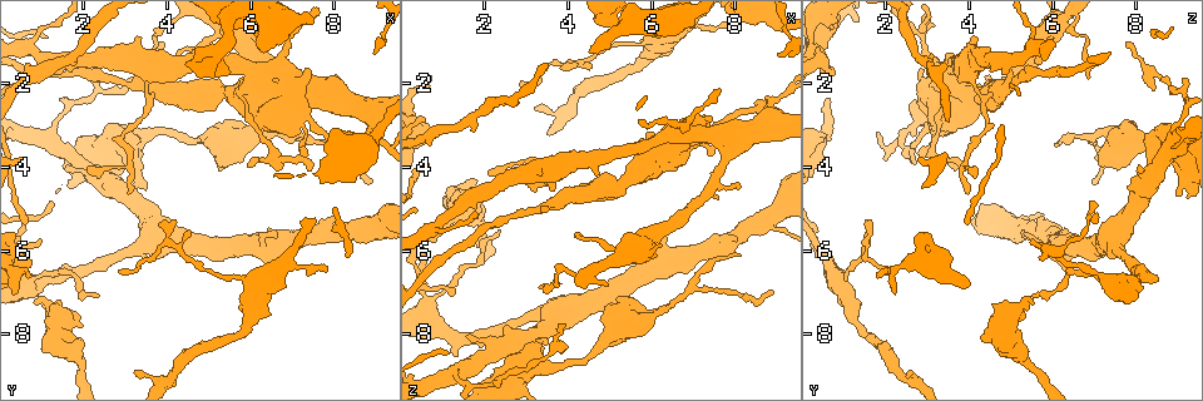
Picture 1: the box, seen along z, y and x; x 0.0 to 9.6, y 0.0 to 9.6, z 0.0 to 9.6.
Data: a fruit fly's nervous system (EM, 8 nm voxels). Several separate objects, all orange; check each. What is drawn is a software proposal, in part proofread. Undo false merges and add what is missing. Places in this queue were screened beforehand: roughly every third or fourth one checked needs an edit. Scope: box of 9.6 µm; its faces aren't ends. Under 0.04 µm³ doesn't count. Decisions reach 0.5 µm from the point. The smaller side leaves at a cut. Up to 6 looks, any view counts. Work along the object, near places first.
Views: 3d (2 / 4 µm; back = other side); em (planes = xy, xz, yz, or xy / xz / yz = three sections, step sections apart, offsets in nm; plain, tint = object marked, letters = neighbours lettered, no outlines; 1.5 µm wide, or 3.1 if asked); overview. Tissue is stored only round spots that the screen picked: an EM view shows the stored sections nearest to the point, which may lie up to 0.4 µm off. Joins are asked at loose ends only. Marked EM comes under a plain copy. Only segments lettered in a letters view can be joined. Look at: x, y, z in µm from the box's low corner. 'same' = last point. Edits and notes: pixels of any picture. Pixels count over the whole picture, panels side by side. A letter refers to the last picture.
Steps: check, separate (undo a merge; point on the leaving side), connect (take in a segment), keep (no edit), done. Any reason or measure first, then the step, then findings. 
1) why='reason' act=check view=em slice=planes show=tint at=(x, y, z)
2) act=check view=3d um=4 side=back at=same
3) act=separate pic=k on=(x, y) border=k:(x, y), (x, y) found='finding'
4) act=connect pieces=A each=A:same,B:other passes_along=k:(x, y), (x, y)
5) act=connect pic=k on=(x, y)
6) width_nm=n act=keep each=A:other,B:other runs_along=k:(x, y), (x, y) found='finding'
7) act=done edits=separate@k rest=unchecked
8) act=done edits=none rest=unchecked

why='an open end' act=check view=3d um=2 at=(7.40, 4.00, 3.70)

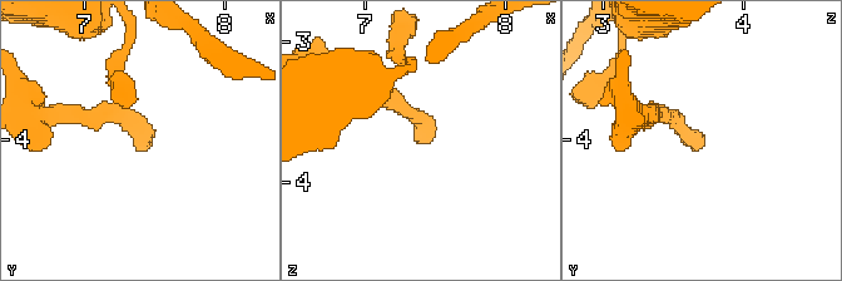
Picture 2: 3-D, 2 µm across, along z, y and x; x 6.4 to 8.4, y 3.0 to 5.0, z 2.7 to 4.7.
act=check view=em slice=planes show=tint at=(7.38, 3.96, 3.72)

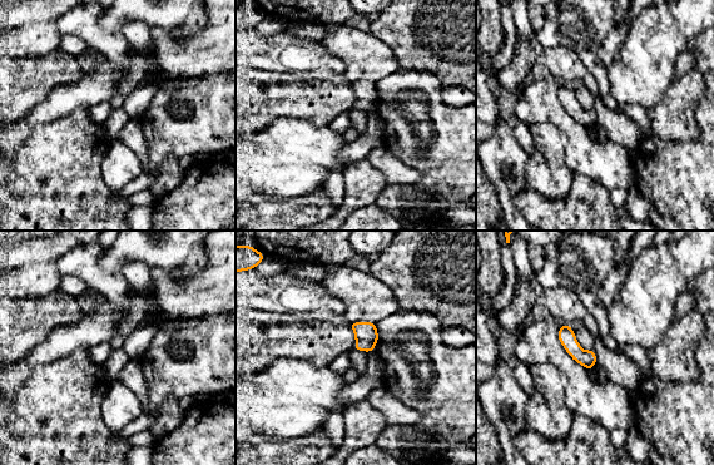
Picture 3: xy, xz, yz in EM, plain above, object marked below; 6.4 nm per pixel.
act=check view=em slice=planes show=letters at=same

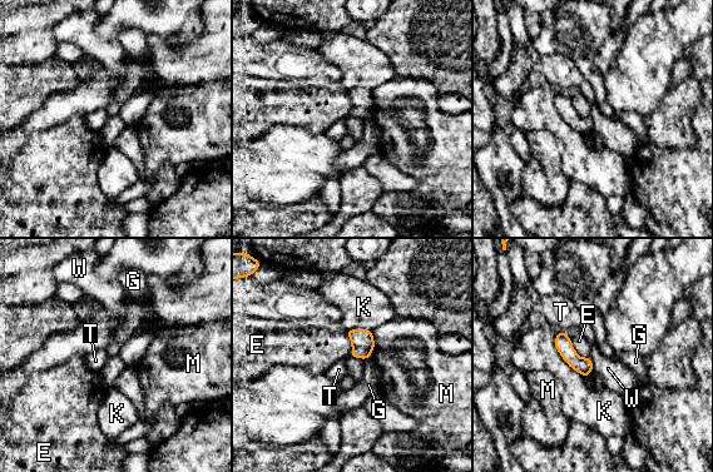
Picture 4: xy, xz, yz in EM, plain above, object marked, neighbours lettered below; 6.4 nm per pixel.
width_nm=110 act=keep each=E:other,G:other,K:other,M:other,T:other,W:other runs_along=4:(559, 336), (565, 349), (587, 371) found='none of them fits'

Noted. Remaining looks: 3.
why='thin end' act=check view=em slice=xy step=4 show=tint at=(8.95, 4.40, 6.95)

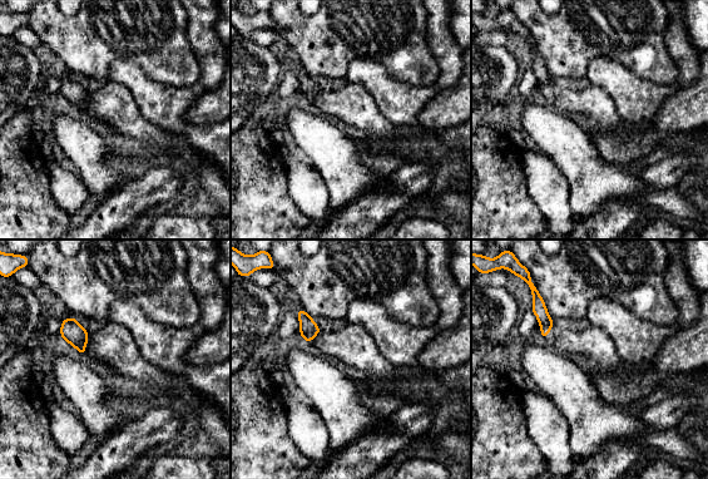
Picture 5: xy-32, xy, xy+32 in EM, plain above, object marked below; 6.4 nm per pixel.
act=check view=em slice=planes show=letters at=same

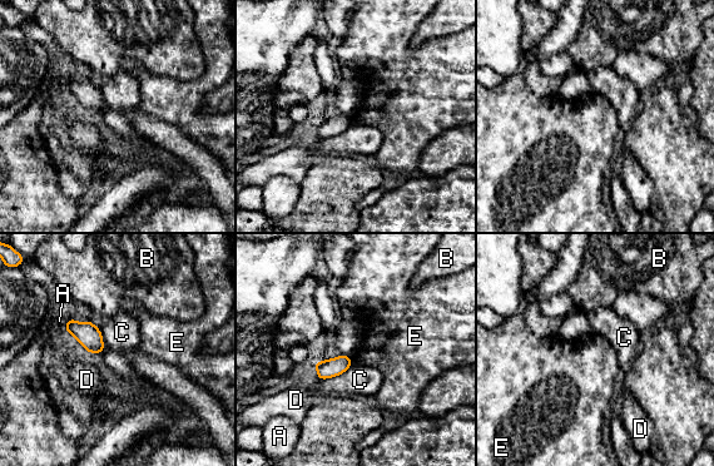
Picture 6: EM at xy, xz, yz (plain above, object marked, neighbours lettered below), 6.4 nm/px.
act=keep each=A:other,B:other,C:other,D:other,E:other found='none of them fits'

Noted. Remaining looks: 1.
why='tapers out' act=check view=em slice=planes show=letters at=(2.90, 6.60, 2.00)

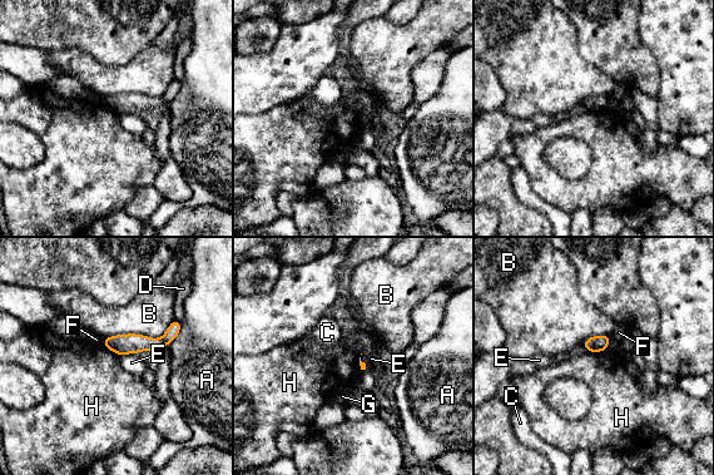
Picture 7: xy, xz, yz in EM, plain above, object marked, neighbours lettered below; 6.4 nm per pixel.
act=keep each=A:other,B:other,C:other,D:other,E:other,F:other,G:other,H:other border=7:(102, 341), (119, 355) found='no lettered segment goes on from it'

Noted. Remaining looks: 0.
act=done edits=none rest=unchecked

